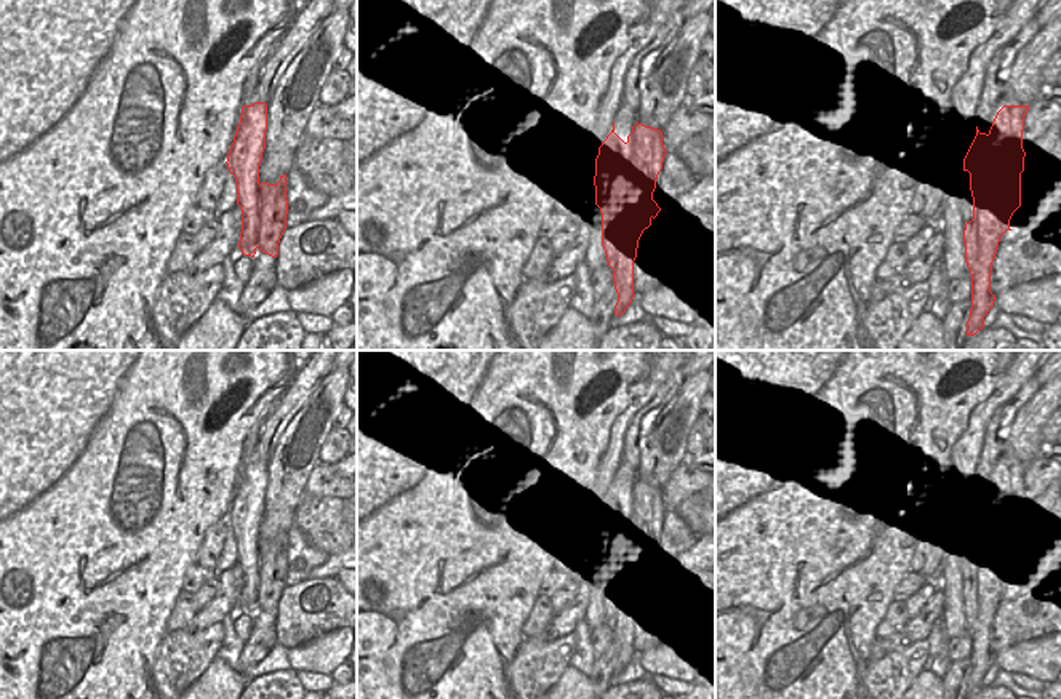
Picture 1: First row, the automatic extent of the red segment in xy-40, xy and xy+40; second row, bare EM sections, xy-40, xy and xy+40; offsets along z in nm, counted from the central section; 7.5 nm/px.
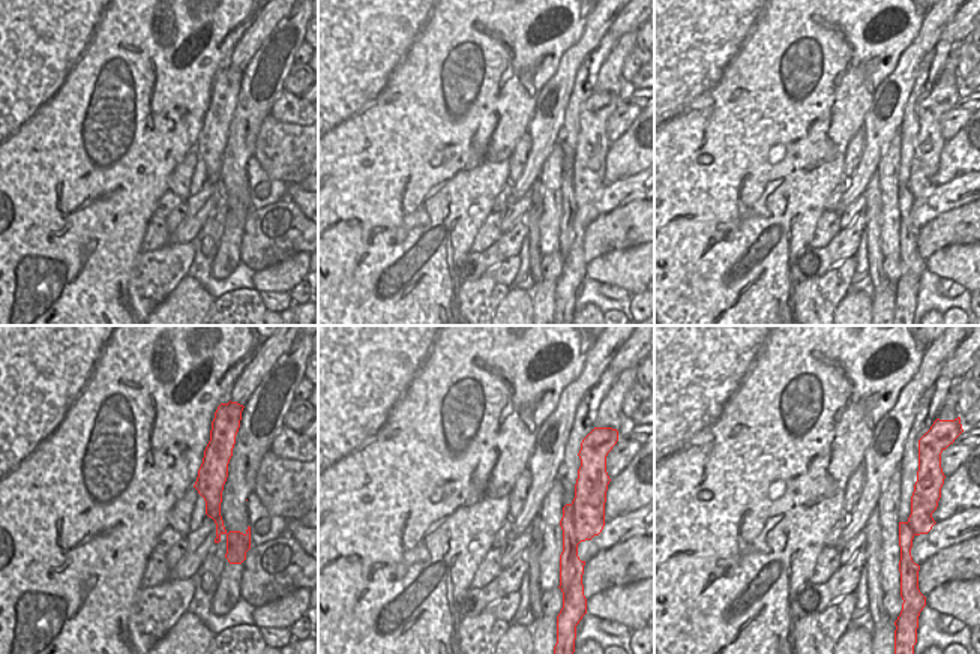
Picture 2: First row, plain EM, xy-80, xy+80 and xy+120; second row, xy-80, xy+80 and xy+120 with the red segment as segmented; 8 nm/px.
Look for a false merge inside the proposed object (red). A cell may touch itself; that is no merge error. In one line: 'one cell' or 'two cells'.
two cells

